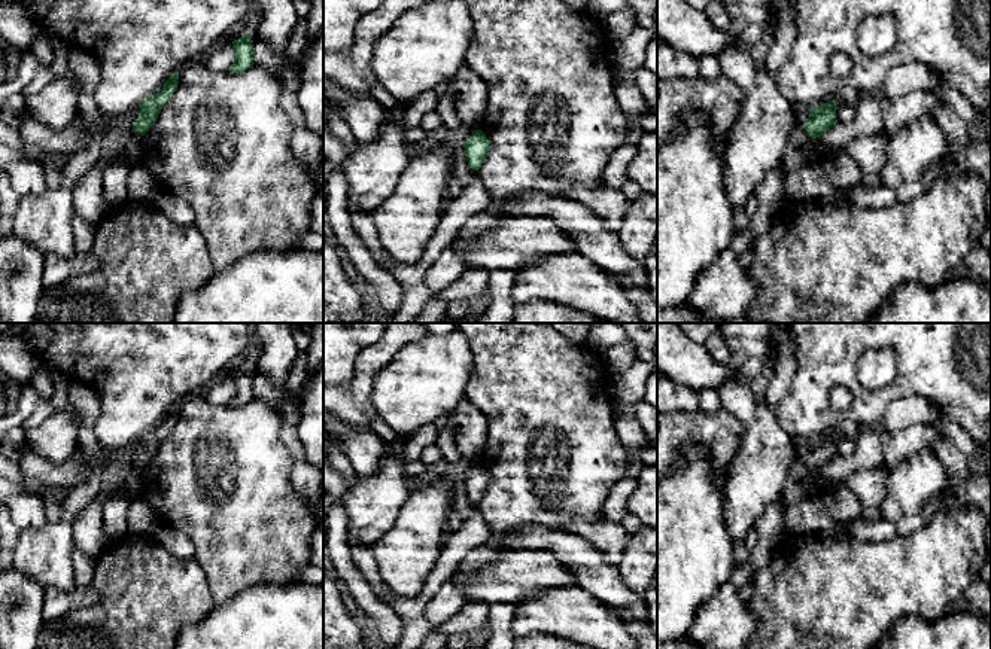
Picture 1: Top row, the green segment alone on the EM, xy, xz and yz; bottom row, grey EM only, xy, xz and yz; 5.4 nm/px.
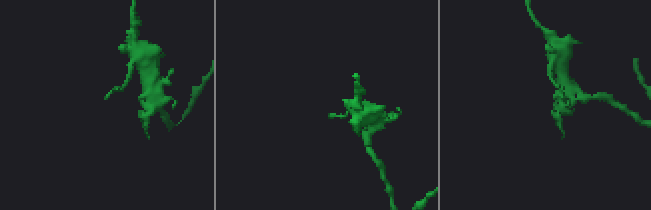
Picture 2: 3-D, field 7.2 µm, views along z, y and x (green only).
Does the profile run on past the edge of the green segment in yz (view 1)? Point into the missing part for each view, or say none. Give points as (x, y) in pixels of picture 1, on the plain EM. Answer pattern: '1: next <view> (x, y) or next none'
1: next none

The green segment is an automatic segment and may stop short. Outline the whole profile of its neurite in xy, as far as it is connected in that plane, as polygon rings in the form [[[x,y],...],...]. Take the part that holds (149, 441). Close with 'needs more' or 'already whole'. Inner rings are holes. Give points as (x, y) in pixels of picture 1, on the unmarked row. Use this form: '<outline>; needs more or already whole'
[[[179,406],[171,408],[162,423],[148,432],[145,432],[139,439],[139,450],[133,457],[131,466],[145,469],[148,463],[156,455],[156,451],[162,439],[171,432],[173,426],[177,423]]]; already whole

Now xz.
[[[475,463],[463,476],[463,482],[469,502],[478,503],[489,488],[490,473],[481,463]]]; already whole

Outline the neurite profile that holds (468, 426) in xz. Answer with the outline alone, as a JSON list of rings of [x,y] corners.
[[[463,397],[453,408],[447,427],[462,457],[478,463],[487,441],[487,418]]]

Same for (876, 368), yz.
[[[891,347],[867,348],[857,362],[857,377],[867,390],[888,386],[897,374],[896,354]]]

